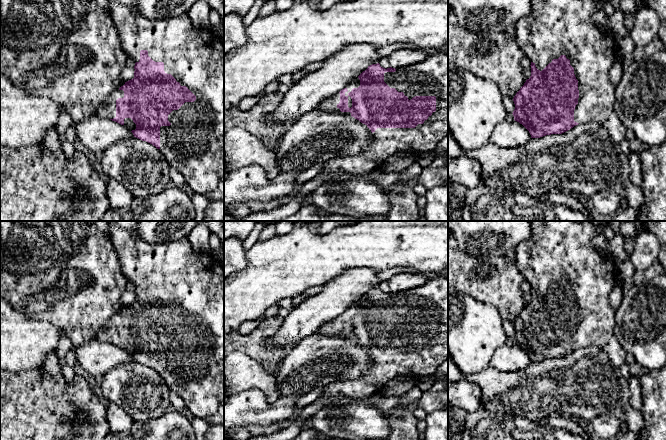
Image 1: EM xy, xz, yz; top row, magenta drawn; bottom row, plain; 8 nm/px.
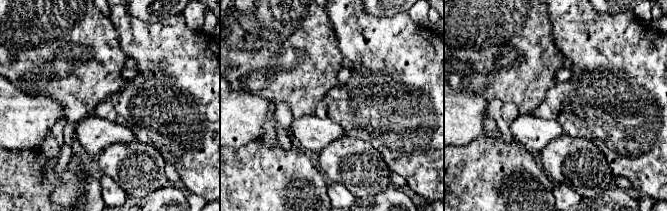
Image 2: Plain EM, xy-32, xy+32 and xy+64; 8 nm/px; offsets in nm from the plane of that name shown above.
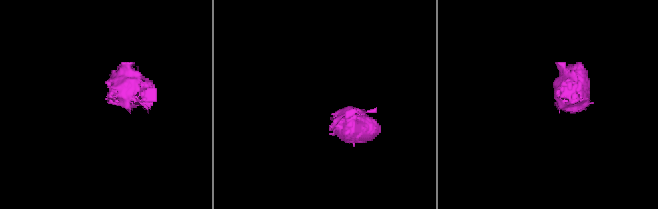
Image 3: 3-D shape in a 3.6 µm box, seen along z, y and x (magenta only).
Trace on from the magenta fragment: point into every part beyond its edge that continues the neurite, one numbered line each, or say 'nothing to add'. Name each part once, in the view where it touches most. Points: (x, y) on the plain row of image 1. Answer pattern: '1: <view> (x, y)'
1: xz (428, 302)

